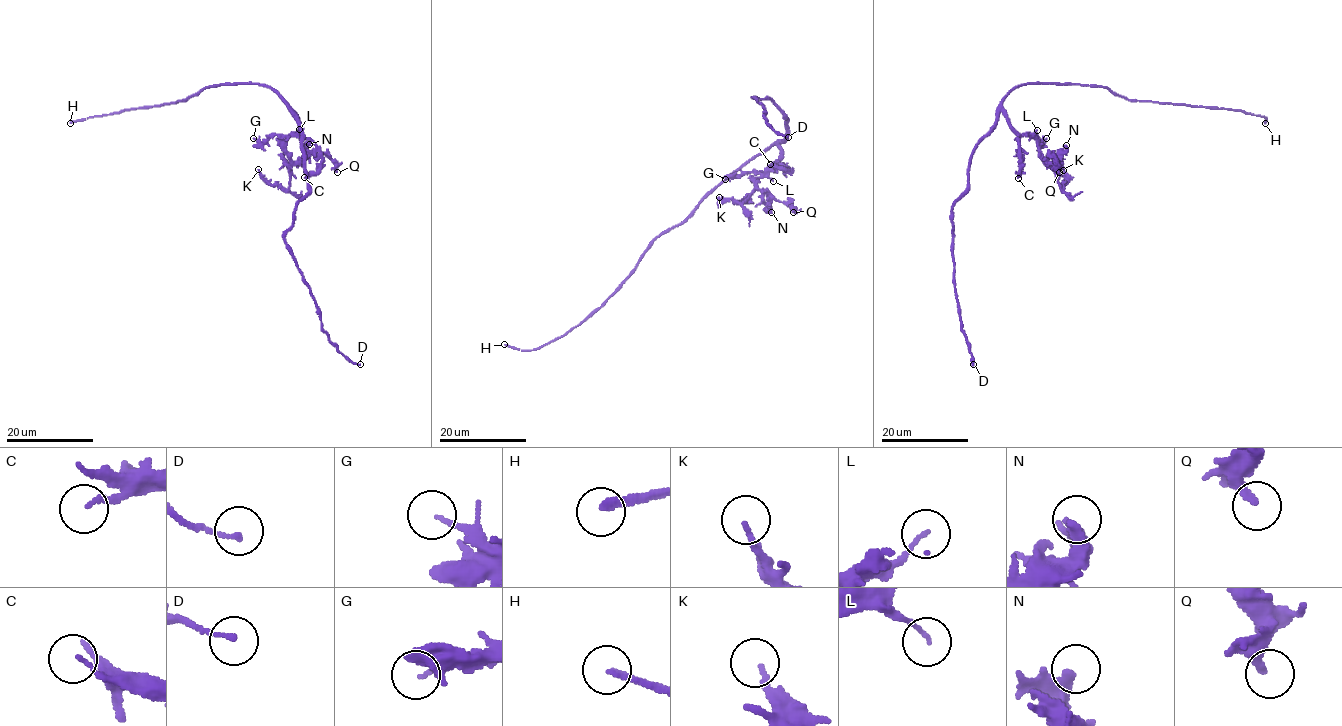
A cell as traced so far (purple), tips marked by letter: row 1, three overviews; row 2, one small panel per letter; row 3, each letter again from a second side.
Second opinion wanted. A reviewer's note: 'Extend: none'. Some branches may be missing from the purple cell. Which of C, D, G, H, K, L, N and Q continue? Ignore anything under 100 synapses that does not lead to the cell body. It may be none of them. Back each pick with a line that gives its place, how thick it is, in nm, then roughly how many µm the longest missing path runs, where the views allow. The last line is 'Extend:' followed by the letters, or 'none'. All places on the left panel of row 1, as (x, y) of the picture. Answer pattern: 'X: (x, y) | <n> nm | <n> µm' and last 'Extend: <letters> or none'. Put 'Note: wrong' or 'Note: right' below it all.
H: (70, 123) | 200 nm | 90 µm
Extend: H
Note: wrong

